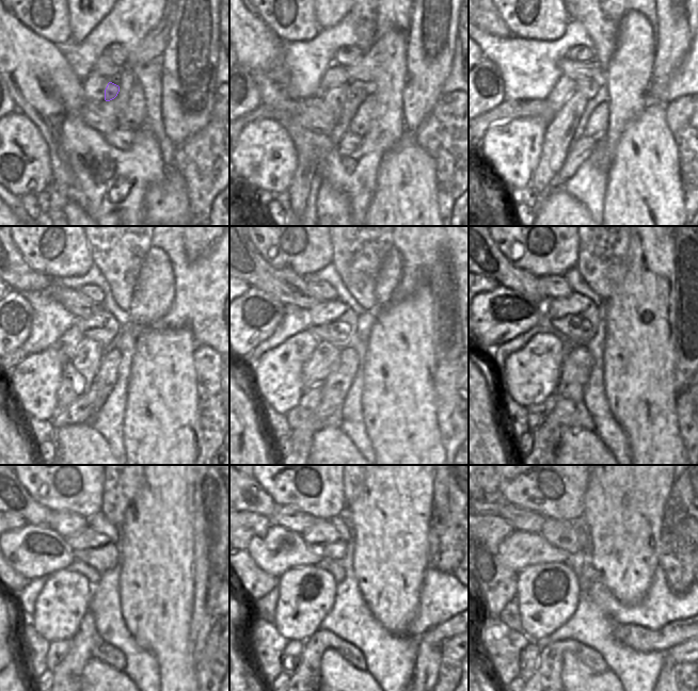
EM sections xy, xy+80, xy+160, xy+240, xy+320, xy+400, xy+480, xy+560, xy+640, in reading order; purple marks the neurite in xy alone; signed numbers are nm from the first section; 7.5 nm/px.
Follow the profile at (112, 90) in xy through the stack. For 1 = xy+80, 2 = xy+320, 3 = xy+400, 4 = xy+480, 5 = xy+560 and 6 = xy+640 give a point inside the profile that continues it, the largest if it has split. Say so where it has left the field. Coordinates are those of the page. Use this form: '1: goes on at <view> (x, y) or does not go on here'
1: goes on at xy+80 (350, 90)
2: goes on at xy+320 (332, 320)
3: goes on at xy+400 (575, 316)
4: goes on at xy+480 (96, 549)
5: goes on at xy+560 (321, 539)
6: goes on at xy+640 (559, 532)

